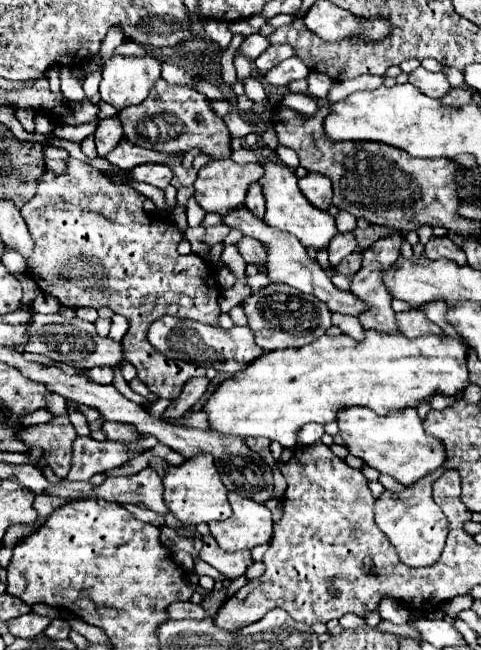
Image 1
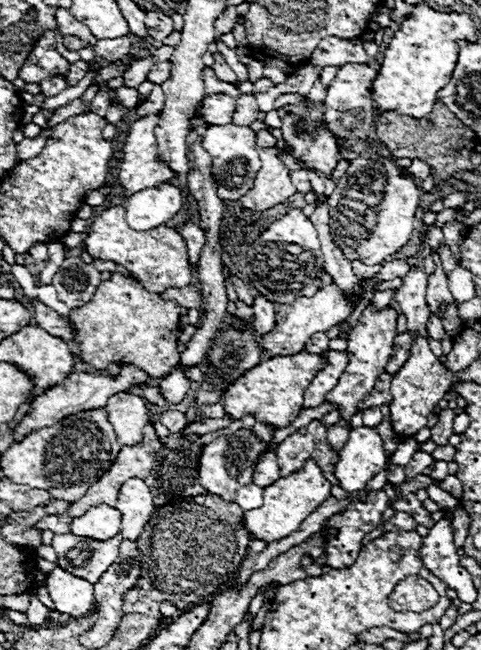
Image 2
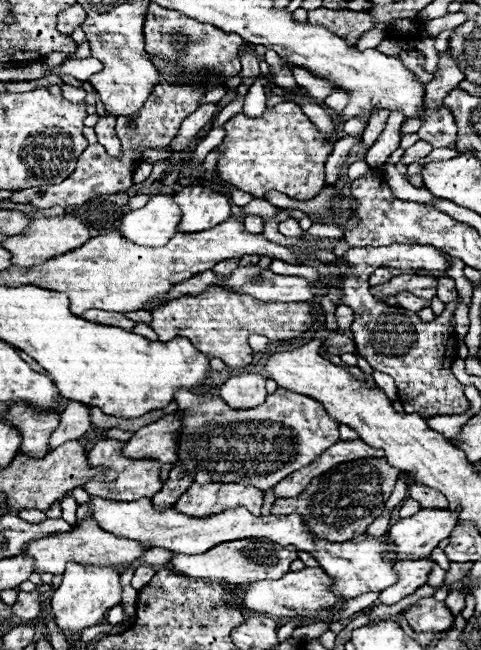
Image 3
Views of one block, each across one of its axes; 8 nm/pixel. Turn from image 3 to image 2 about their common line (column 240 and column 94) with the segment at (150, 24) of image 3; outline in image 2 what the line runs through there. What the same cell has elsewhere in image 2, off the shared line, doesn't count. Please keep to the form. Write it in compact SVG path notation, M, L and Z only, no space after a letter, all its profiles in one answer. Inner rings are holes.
M58 8L58 10L56 10L56 24L58 24L58 28L60 28L62 34L84 36L84 40L88 40L90 46L96 44L96 38L88 32L88 28L86 28L80 20L76 20L76 18L72 16L72 12L70 12L68 8Z

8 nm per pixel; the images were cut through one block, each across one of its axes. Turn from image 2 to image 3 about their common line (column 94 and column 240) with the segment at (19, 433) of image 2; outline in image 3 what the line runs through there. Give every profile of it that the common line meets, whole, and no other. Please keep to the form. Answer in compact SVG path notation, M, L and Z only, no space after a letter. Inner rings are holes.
M238 374L220 388L220 398L230 408L256 408L266 398L266 378L262 374Z

